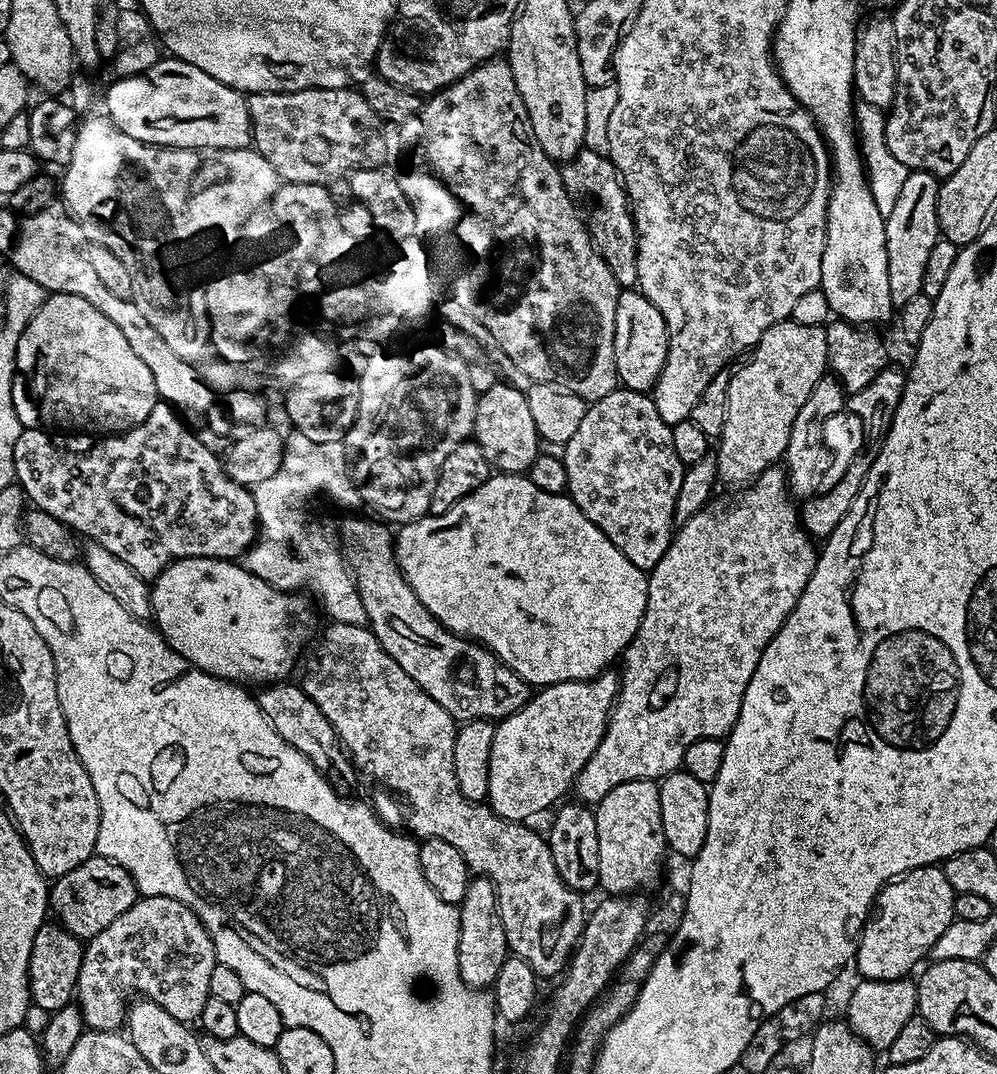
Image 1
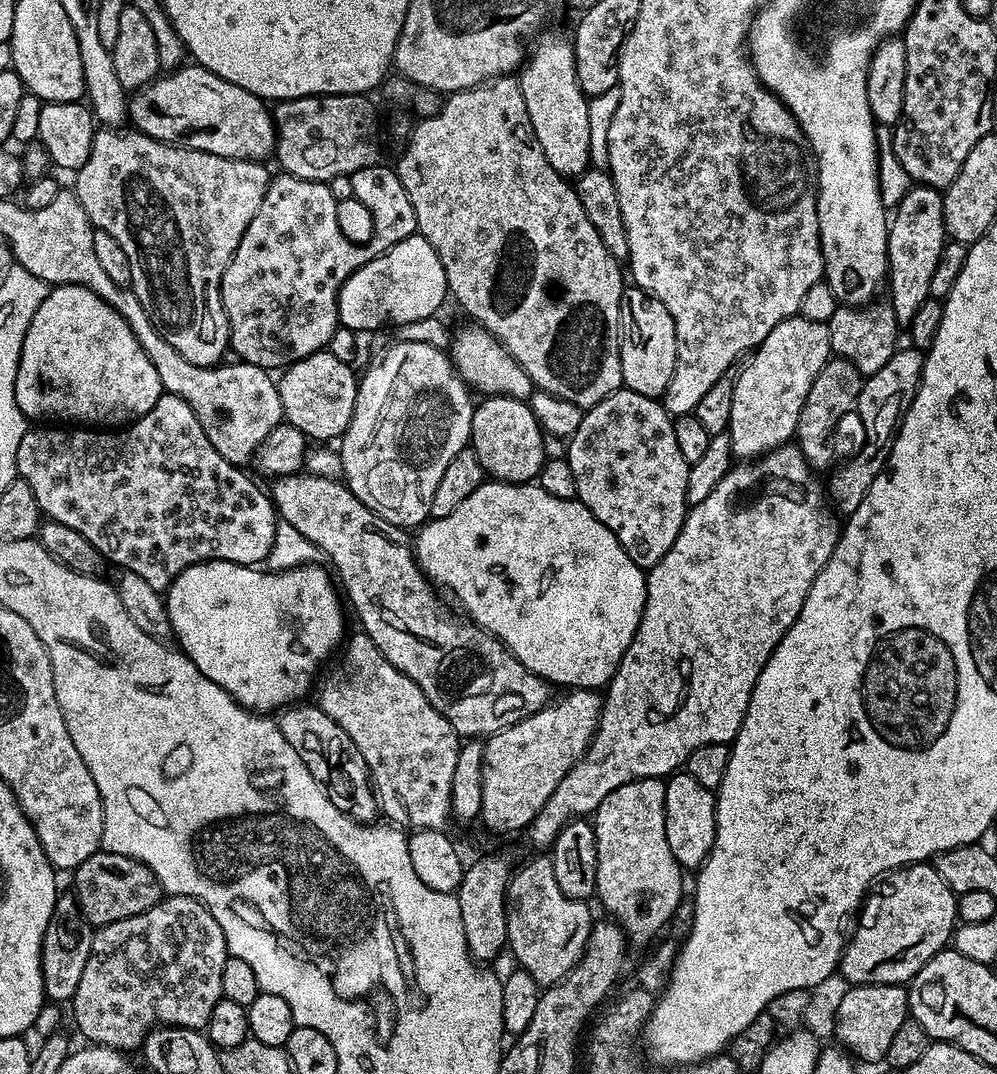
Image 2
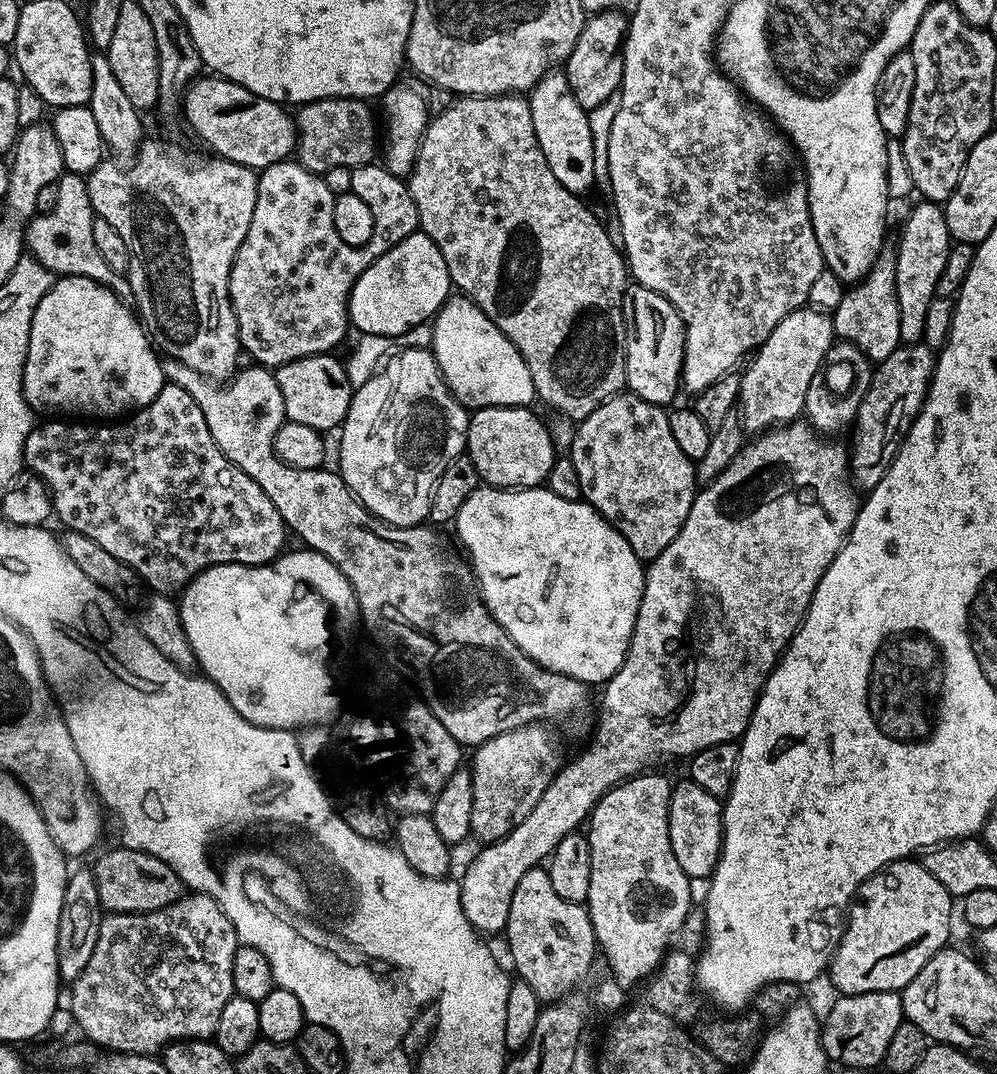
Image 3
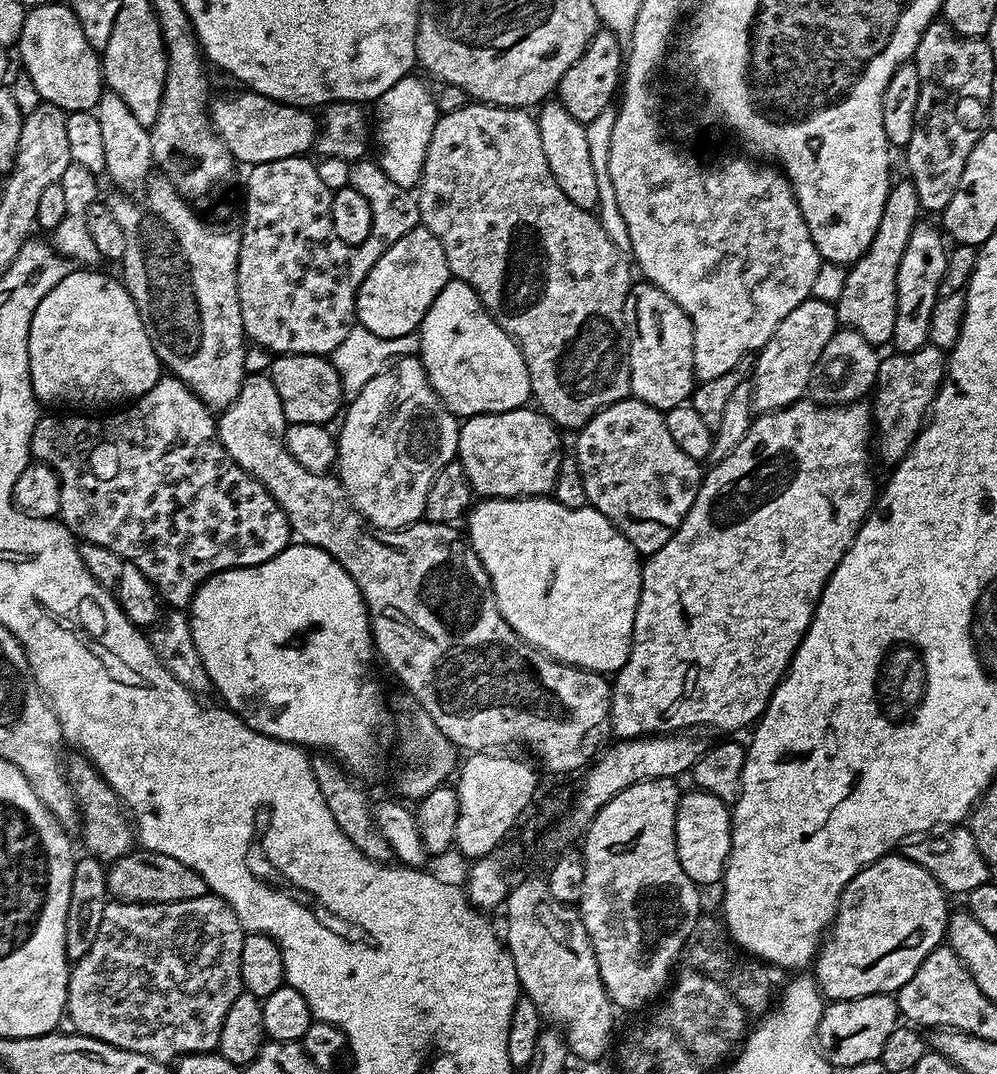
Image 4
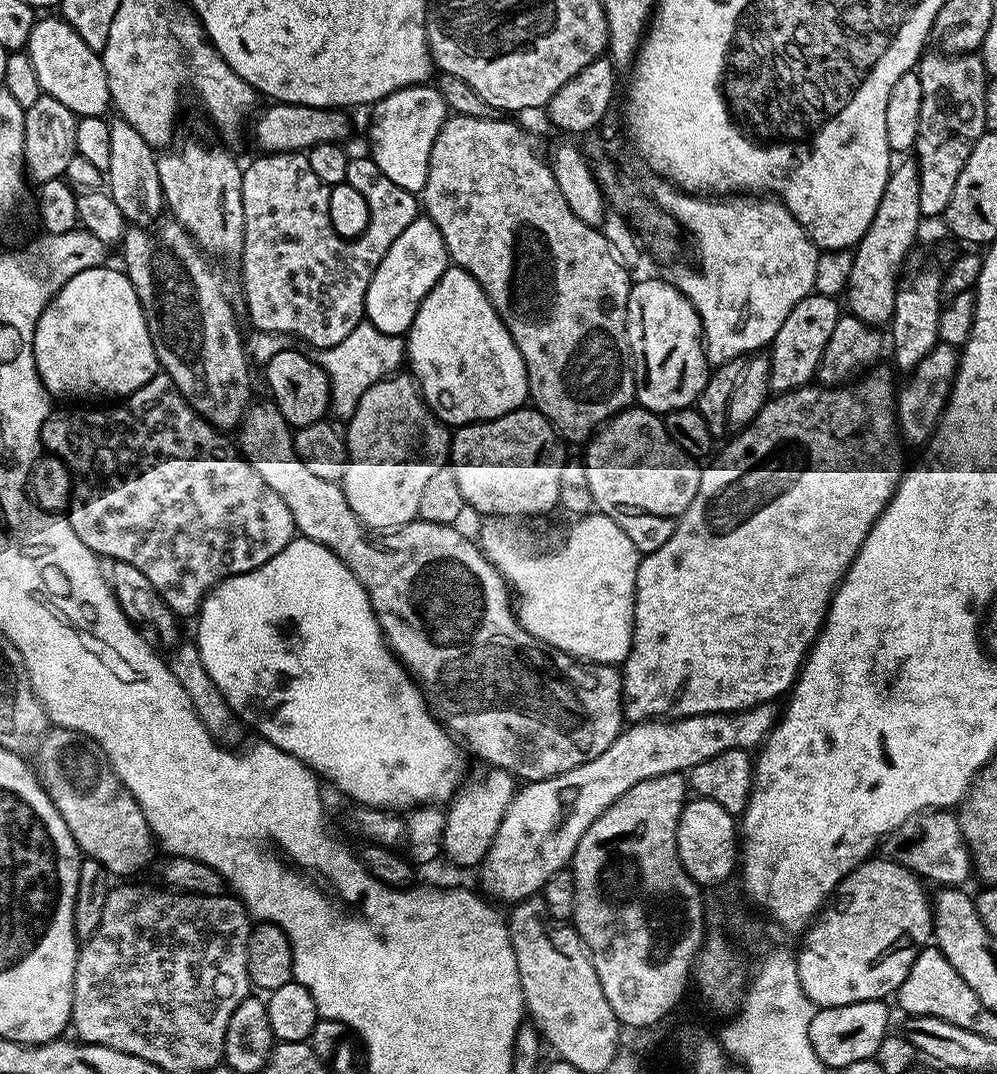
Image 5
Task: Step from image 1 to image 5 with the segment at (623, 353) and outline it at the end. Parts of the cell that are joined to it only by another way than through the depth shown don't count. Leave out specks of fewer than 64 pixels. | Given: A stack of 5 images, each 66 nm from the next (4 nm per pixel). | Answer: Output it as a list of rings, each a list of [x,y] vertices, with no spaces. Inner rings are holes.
[[[637,279],[626,306],[628,349],[632,351],[636,383],[635,403],[657,414],[693,407],[710,371],[708,357],[704,355],[704,331],[694,306],[675,284],[664,280]]]

